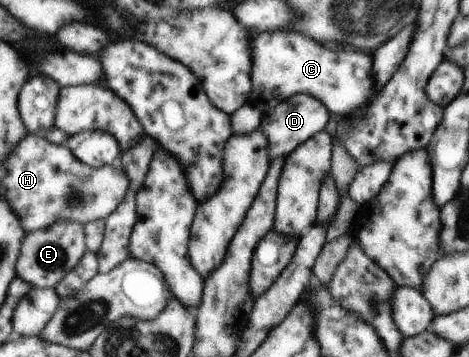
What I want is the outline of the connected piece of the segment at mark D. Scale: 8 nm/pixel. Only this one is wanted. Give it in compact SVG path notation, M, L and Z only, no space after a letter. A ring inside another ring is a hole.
M297 95L297 97L289 97L287 101L279 103L273 109L273 117L269 115L265 123L260 126L260 129L266 134L266 141L268 142L268 153L270 161L277 158L288 156L299 144L306 142L311 135L319 133L321 129L325 129L327 121L329 121L329 111L325 109L325 105L309 95Z

